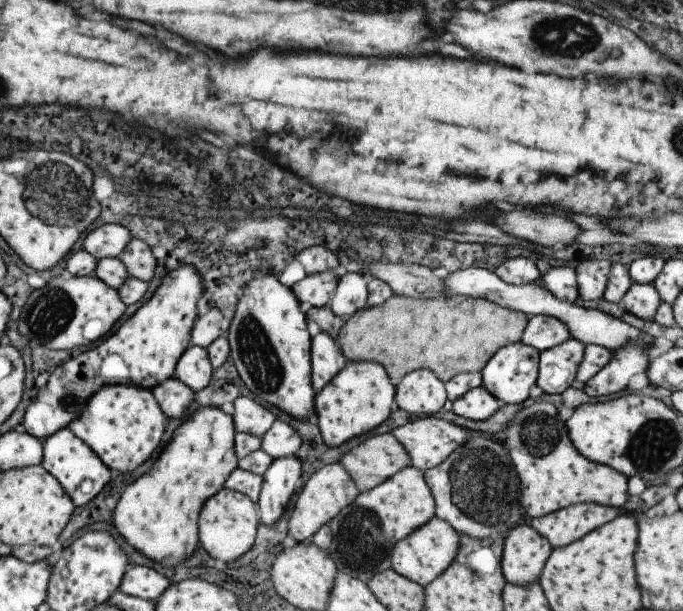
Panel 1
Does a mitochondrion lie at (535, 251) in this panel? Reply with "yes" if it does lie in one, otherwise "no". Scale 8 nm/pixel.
no

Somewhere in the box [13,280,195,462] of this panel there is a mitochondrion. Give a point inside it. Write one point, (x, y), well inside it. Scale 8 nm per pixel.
(51, 311)

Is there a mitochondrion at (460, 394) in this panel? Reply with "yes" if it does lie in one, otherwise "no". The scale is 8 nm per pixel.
no

